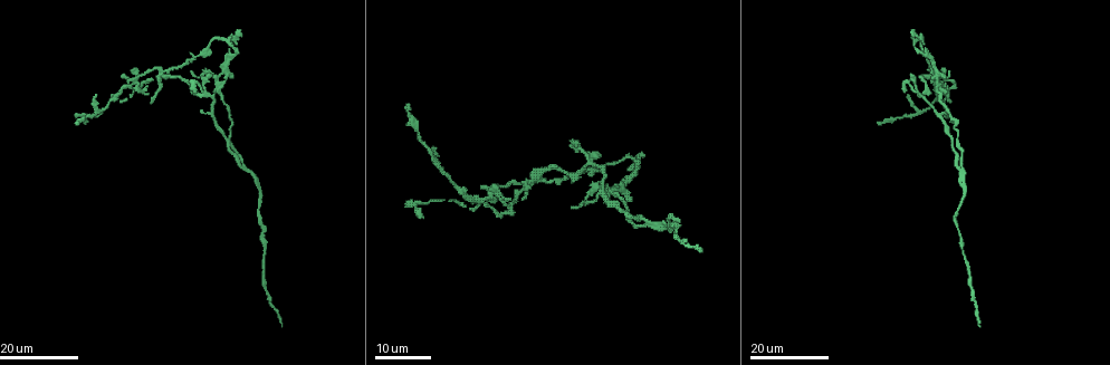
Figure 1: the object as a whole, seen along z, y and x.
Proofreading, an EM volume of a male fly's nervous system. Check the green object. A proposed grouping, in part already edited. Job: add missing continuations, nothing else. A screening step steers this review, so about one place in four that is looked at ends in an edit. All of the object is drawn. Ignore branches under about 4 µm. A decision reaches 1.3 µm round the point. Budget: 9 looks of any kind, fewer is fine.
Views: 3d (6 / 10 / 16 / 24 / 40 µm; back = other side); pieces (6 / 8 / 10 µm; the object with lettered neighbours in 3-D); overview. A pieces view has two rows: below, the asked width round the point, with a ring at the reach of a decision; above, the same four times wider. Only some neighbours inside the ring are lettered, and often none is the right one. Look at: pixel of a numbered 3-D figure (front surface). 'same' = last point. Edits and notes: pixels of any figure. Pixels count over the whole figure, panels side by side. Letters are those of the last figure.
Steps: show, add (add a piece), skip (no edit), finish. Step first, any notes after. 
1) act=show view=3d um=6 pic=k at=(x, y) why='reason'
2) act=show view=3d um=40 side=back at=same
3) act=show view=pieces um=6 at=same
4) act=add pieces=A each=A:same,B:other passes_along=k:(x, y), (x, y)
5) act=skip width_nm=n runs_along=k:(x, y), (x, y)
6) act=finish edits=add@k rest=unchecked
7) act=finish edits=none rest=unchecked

act=show view=3d um=16 pic=1 at=(913, 32) why='free end'

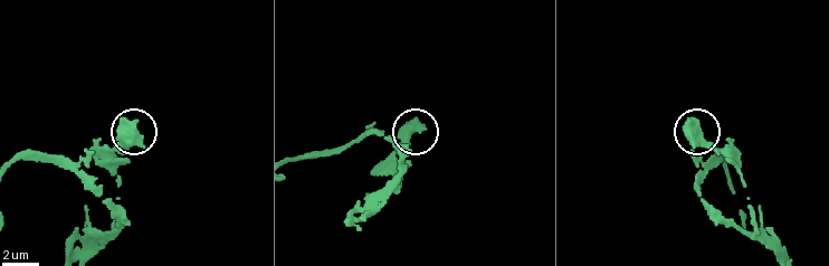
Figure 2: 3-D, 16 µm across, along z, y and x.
act=show view=pieces um=10 pic=2 at=(412, 120) why='what lies round it'

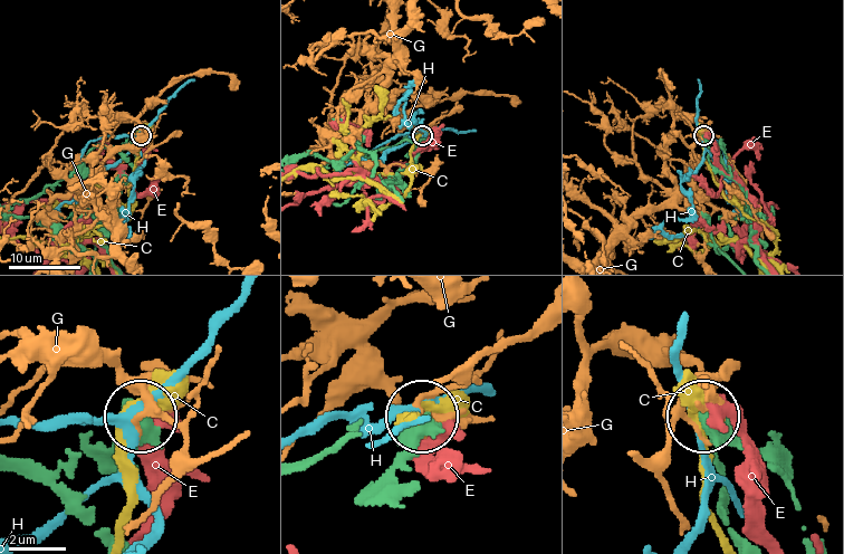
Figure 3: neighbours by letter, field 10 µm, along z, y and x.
act=skip each=C:other,E:other,G:other,H:other found='none of them fits'

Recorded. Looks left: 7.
act=show view=3d um=16 pic=1 at=(586, 204) why='branch stops here'

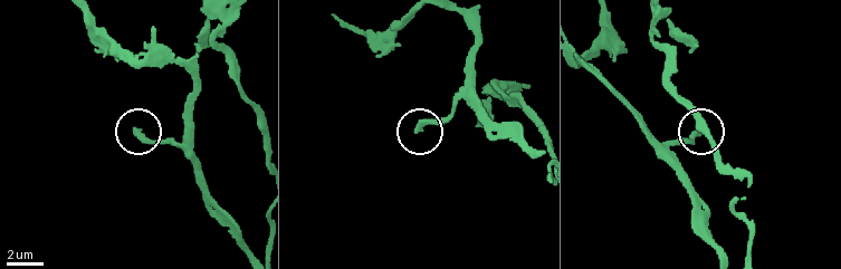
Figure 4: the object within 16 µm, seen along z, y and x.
act=show view=pieces um=8 pic=4 at=(135, 129) why='what lies round it'

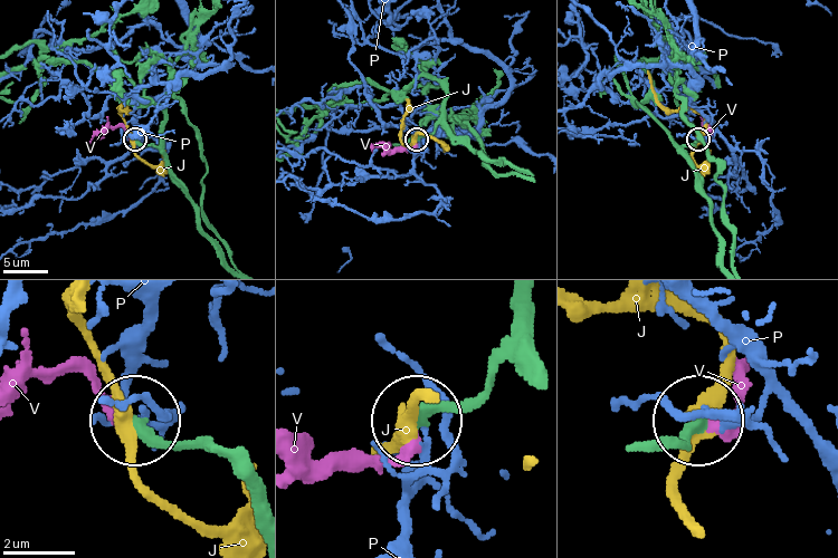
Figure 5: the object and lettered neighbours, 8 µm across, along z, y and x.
act=add pieces=V each=J:other,P:other,V:same passes_along=5:(501, 363), (486, 386), (431, 413), (396, 455), (296, 459) found='it goes on there'

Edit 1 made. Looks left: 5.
act=show view=overview why='see it whole again'

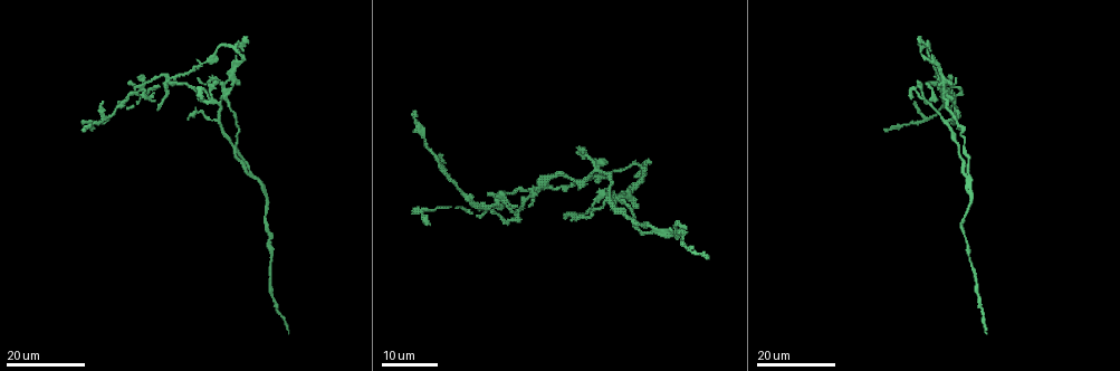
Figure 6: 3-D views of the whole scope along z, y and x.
act=show view=3d um=16 pic=6 at=(198, 78) why='an open end'

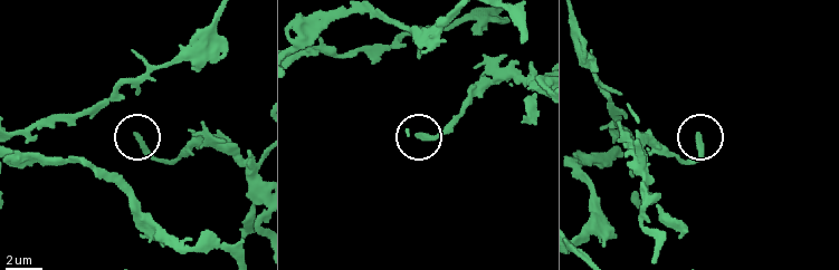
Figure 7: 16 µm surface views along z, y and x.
act=show view=pieces um=10 pic=7 at=(135, 137) why='what lies round it'

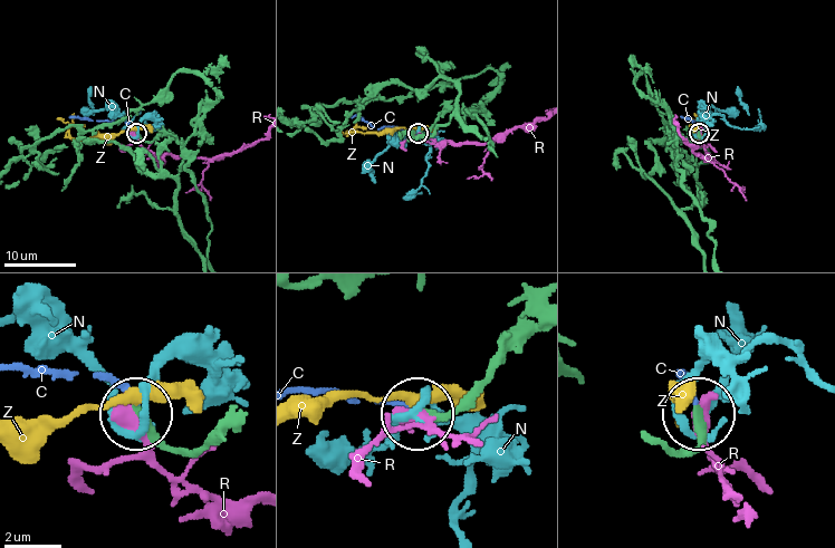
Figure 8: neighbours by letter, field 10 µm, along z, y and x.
act=add pieces=C each=C:same,N:other,R:other,Z:other passes_along=8:(153, 141), (144, 141), (126, 123), (69, 118) found='it goes on there'

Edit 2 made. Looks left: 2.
act=show view=3d um=24 pic=6 at=(155, 92) why='branch stops here'

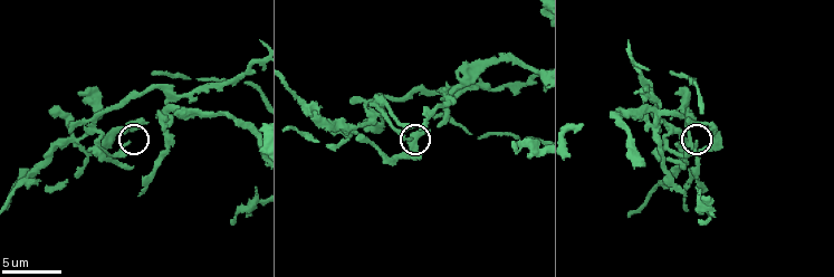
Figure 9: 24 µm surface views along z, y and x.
act=show view=pieces um=10 pic=9 at=(697, 141) why='see the neighbours'

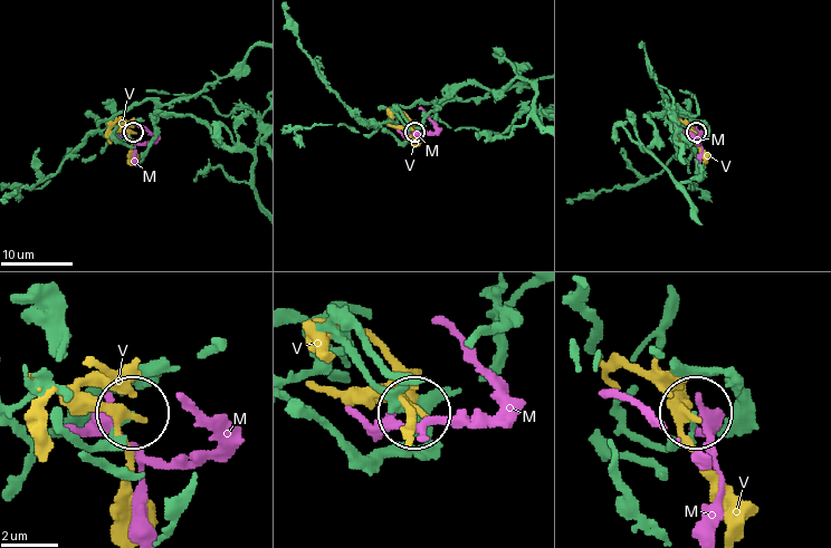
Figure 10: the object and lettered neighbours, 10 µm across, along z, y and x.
act=skip each=M:other,V:other runs_along=10:(178, 115), (133, 103), (113, 121), (121, 138), (132, 132) found='no lettered piece goes on from it'

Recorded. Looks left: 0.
act=finish edits=add@5,add@8 rest=unchecked

